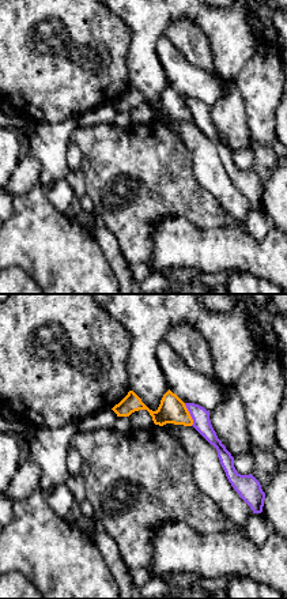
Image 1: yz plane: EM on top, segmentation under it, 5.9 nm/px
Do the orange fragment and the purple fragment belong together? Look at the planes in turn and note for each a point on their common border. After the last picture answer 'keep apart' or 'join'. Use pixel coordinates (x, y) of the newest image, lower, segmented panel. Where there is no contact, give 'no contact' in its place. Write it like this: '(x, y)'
(189, 414)

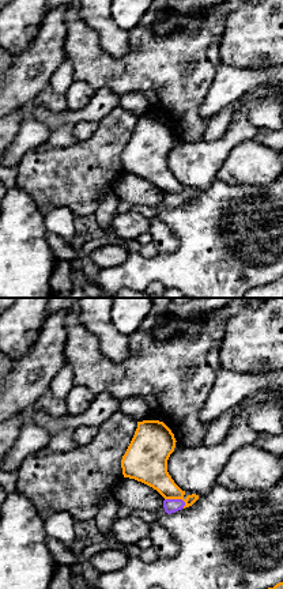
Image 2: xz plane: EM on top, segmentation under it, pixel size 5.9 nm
(176, 498)

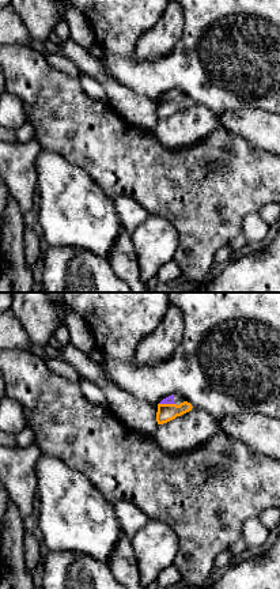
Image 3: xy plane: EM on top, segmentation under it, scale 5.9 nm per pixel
(167, 404)

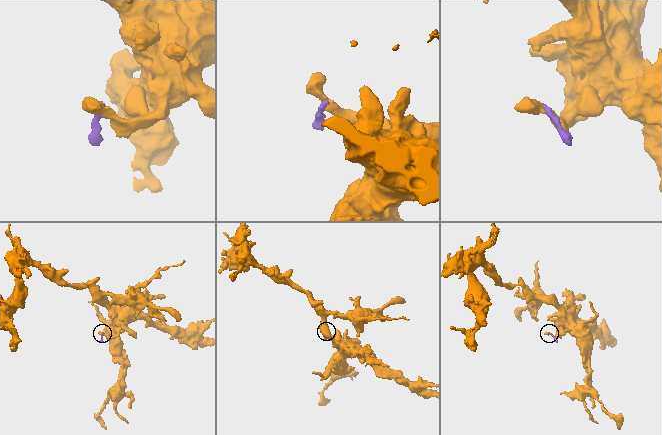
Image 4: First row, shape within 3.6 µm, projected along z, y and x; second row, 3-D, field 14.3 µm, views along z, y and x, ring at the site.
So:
keep apart

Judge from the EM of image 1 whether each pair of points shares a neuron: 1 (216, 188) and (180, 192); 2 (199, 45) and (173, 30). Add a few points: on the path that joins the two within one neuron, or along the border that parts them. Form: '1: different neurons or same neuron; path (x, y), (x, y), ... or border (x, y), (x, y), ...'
1: different neurons; border (192, 159), (193, 179), (226, 213)
2: same neuron; path (192, 42), (180, 33)

